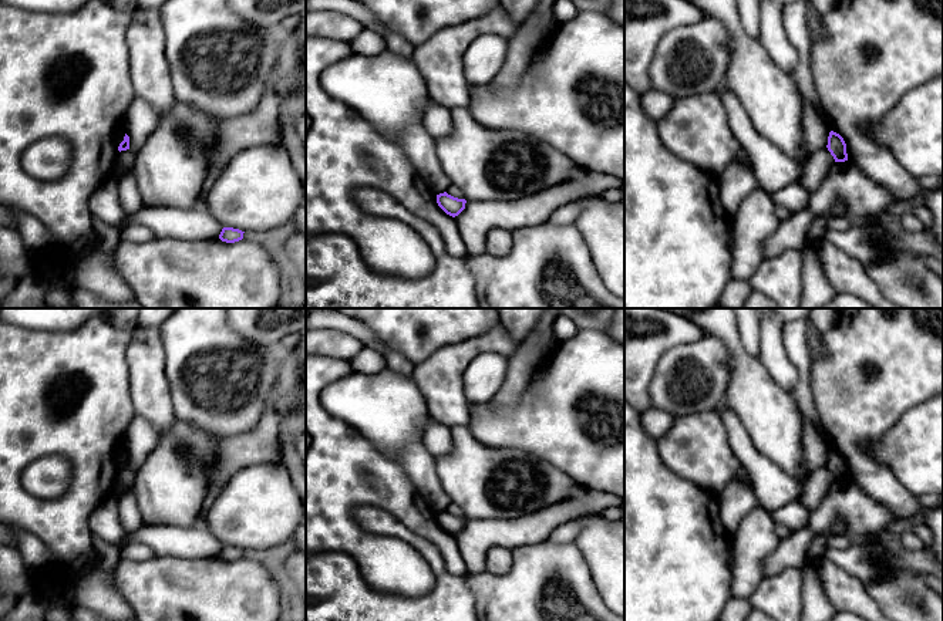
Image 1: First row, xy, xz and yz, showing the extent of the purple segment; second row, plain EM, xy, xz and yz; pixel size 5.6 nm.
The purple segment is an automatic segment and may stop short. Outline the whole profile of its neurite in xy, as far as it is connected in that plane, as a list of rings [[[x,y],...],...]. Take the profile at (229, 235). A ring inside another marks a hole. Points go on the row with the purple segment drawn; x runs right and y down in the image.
[[[223,227],[220,234],[219,234],[219,239],[222,242],[226,242],[226,243],[235,243],[235,242],[239,242],[243,239],[243,233],[242,230],[239,229],[233,229],[233,227]]]

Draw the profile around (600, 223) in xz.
[[[600,195],[576,200],[580,212],[575,220],[592,260],[604,286],[617,297],[624,298],[624,203],[606,202]]]

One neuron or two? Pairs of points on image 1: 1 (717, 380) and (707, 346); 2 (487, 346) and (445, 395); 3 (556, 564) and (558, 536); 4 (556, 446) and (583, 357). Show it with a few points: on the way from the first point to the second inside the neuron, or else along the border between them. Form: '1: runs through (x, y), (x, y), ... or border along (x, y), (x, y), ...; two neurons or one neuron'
1: runs through (709, 371), (707, 354); one neuron
2: runs through (471, 350), (445, 375), (445, 380); one neuron
3: border along (548, 539), (556, 543), (572, 543); two neurons
4: runs through (569, 424), (569, 404), (583, 387), (583, 380); one neuron

